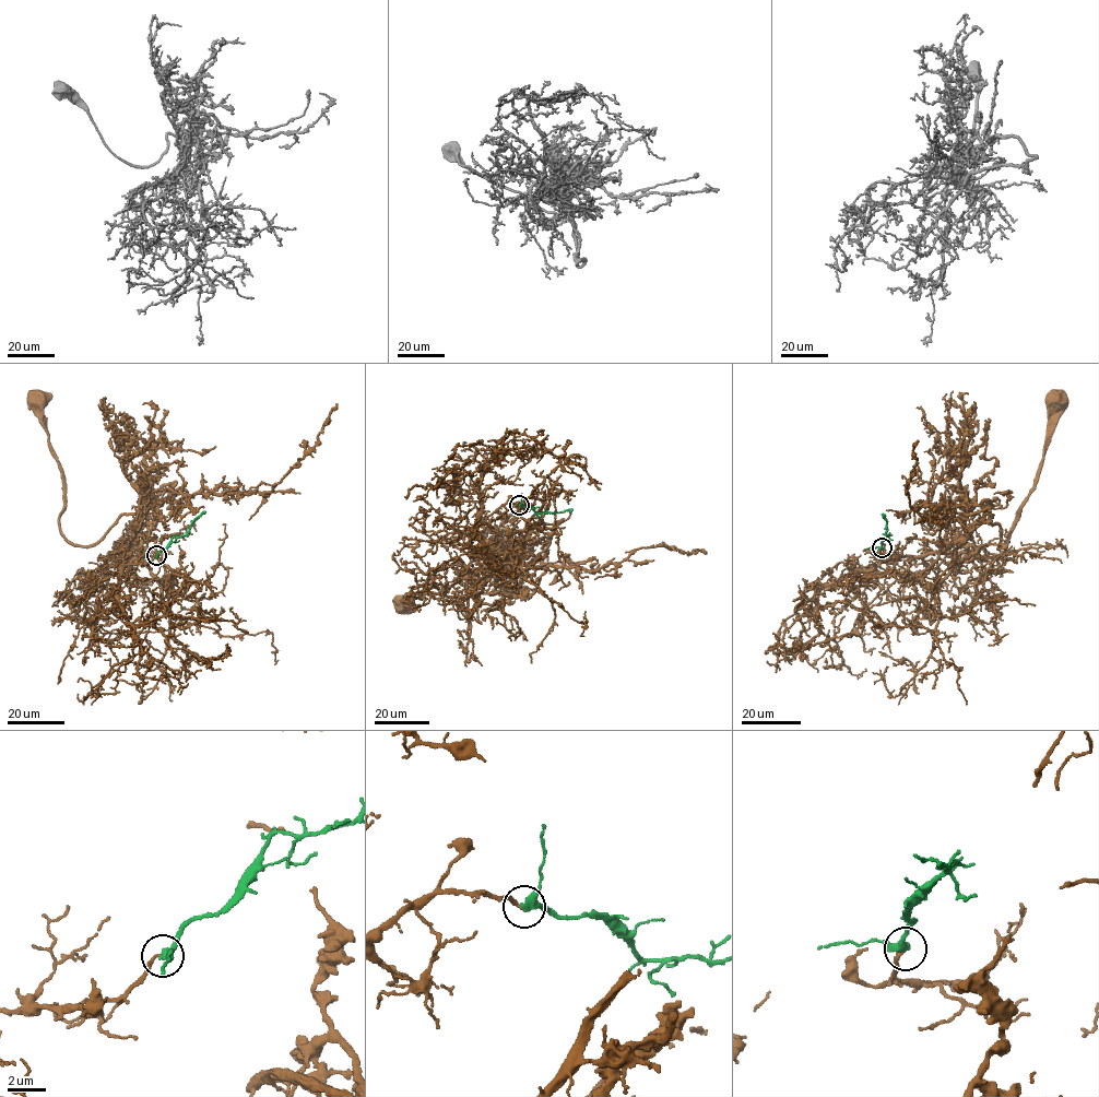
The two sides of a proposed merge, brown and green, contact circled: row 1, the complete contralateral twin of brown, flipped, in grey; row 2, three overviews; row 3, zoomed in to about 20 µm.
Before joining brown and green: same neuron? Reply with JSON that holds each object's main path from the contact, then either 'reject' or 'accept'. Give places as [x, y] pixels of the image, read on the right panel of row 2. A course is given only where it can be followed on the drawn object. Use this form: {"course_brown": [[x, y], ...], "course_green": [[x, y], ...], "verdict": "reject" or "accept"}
{"course_brown": [[882, 547], [914, 556], [952, 552], [985, 521], [999, 525], [1002, 545], [1033, 485], [1063, 404], [1058, 398]], "course_green": [[882, 547], [888, 535], [882, 514]], "verdict": "accept"}

